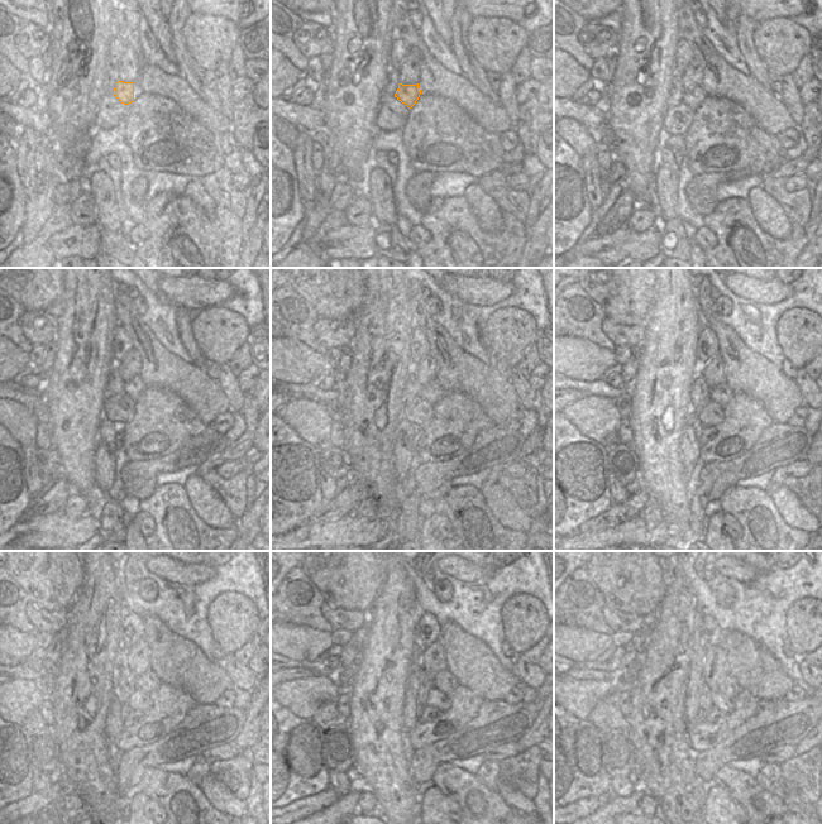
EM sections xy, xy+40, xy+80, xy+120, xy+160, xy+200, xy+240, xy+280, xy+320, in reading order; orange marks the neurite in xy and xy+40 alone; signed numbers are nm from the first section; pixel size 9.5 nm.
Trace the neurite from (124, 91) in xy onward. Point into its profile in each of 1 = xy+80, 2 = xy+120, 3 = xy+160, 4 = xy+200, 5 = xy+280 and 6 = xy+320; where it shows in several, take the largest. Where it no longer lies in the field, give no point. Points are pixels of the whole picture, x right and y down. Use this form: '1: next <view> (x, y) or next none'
1: next xy+80 (693, 97)
2: next xy+120 (134, 387)
3: next xy+160 (433, 392)
4: next xy+200 (721, 394)
5: next xy+280 (444, 681)
6: next xy+320 (730, 688)

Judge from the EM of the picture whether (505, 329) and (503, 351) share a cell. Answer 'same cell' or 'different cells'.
same cell

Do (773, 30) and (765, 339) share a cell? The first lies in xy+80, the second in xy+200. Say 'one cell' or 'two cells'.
two cells

